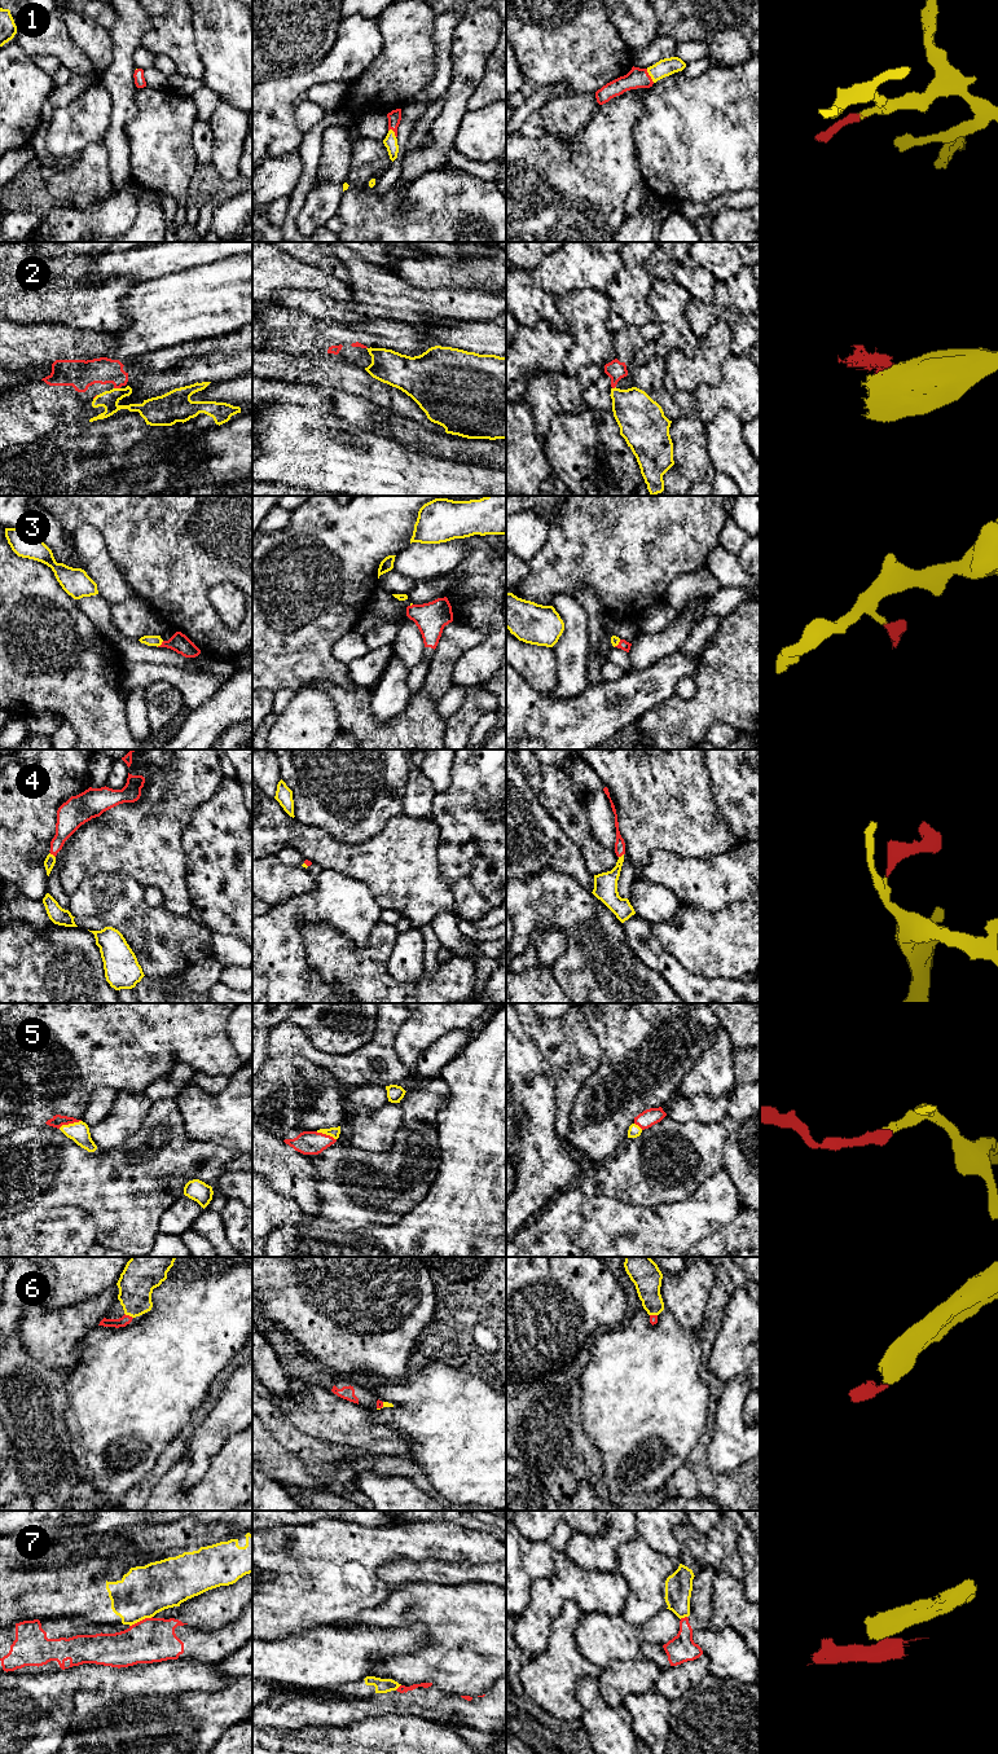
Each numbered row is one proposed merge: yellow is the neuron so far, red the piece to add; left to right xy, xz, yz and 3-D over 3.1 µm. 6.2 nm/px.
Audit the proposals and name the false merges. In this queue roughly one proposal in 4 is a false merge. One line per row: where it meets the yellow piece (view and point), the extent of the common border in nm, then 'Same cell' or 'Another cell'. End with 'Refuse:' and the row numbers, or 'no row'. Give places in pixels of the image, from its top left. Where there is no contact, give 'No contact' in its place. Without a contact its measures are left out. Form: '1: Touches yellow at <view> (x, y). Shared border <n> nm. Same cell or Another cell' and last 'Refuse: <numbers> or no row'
1: Touches yellow at yz (649, 74). Shared border 100 nm. Same cell
2: Touches yellow at xy (117, 388). Shared border 40 nm. Another cell
3: Touches yellow at xy (159, 645). Shared border 60 nm. Same cell
4: Touches yellow at xy (52, 854). Shared border 50 nm. Same cell
5: Touches yellow at xy (69, 1124). Shared border 150 nm. Same cell
6: Touches yellow at xy (128, 1314). Shared border 70 nm. Same cell
7: Touches yellow at xy (140, 1620). Shared border 160 nm. Another cell
Refuse: 2, 7

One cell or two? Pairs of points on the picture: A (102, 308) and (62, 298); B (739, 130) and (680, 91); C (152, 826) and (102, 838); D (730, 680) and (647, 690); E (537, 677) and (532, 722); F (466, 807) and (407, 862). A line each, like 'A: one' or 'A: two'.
A: one
B: one
C: one
D: two
E: two
F: two

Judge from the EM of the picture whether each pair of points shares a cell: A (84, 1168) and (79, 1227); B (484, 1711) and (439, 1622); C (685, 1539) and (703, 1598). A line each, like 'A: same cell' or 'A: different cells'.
A: different cells
B: different cells
C: different cells

